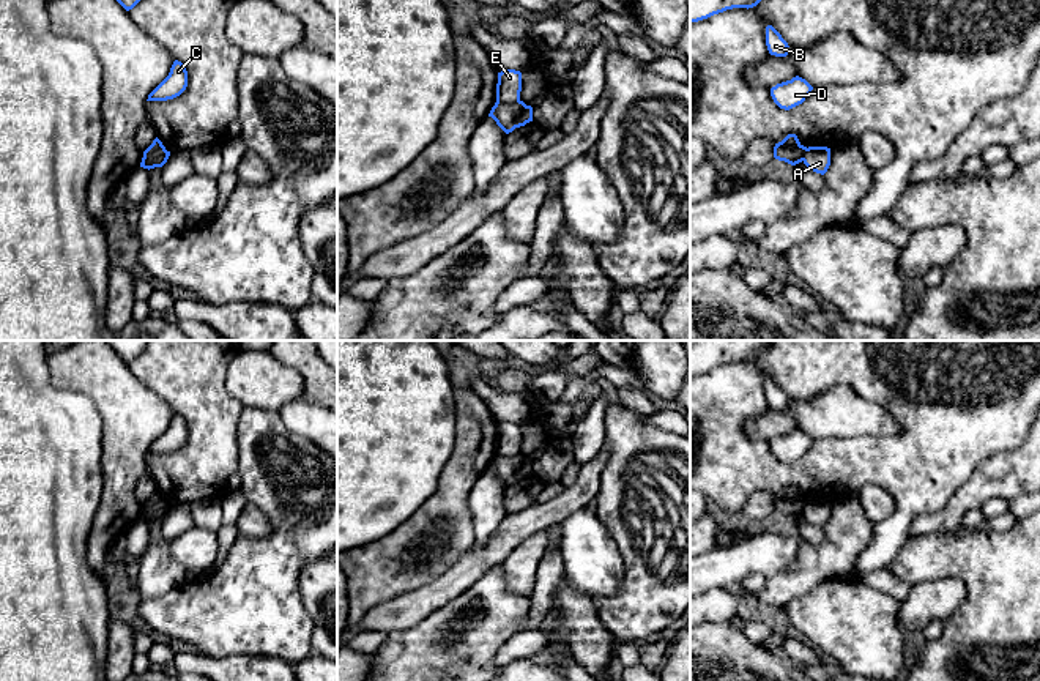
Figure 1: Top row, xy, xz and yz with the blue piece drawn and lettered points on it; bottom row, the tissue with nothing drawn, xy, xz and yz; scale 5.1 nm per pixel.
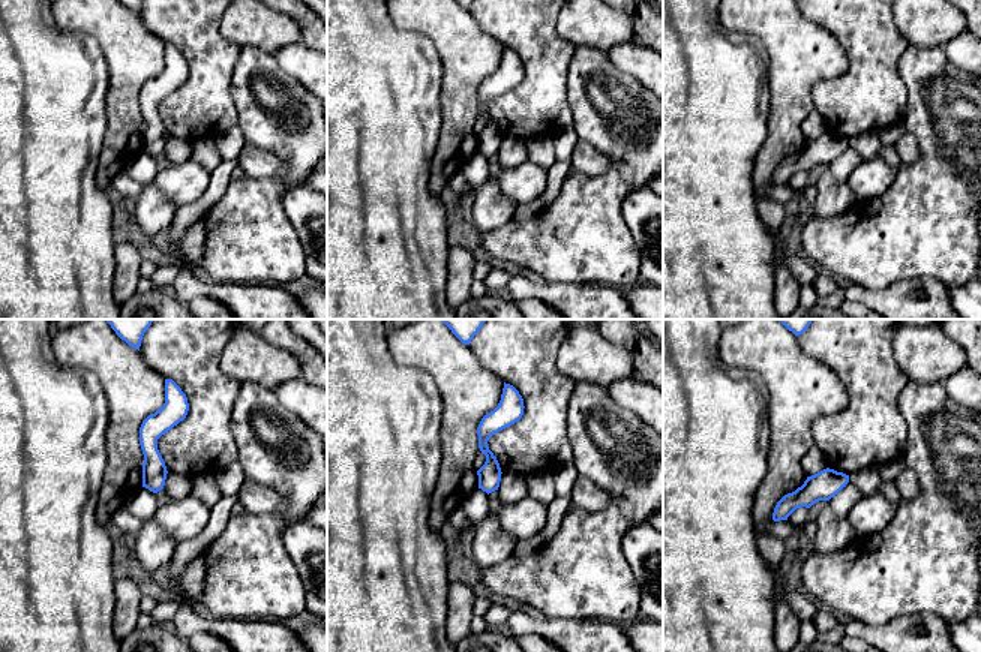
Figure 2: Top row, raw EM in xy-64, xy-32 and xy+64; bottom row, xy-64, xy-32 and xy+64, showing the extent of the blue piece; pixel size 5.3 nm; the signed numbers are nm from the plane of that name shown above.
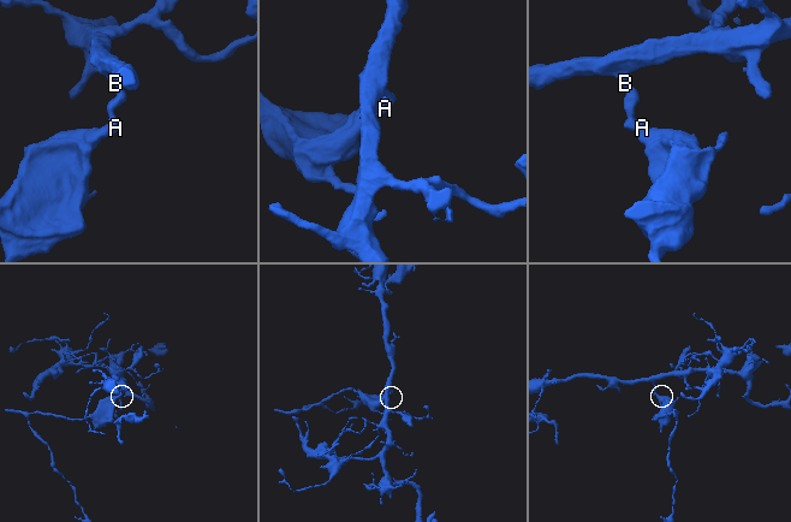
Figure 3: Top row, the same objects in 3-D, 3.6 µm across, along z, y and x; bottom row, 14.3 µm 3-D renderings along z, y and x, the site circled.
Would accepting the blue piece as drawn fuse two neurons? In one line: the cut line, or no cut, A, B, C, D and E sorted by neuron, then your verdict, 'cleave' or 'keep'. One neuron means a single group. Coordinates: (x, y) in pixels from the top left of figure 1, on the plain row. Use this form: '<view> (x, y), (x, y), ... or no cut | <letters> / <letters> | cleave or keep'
xz (519, 451), (509, 456), (497, 456) | A / B C D E | cleave

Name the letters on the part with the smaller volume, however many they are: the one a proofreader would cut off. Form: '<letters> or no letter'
A

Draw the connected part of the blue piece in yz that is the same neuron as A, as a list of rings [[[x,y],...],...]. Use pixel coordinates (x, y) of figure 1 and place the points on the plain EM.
[[[808,500],[804,504],[804,517],[810,523],[824,528],[830,519],[830,501],[827,501],[827,500]]]

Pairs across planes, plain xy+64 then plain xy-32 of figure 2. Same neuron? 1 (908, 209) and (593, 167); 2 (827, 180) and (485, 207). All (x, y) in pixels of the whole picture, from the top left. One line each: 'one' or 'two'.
1: two
2: one

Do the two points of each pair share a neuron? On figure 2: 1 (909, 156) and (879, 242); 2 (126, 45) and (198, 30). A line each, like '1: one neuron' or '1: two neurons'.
1: two neurons
2: two neurons

